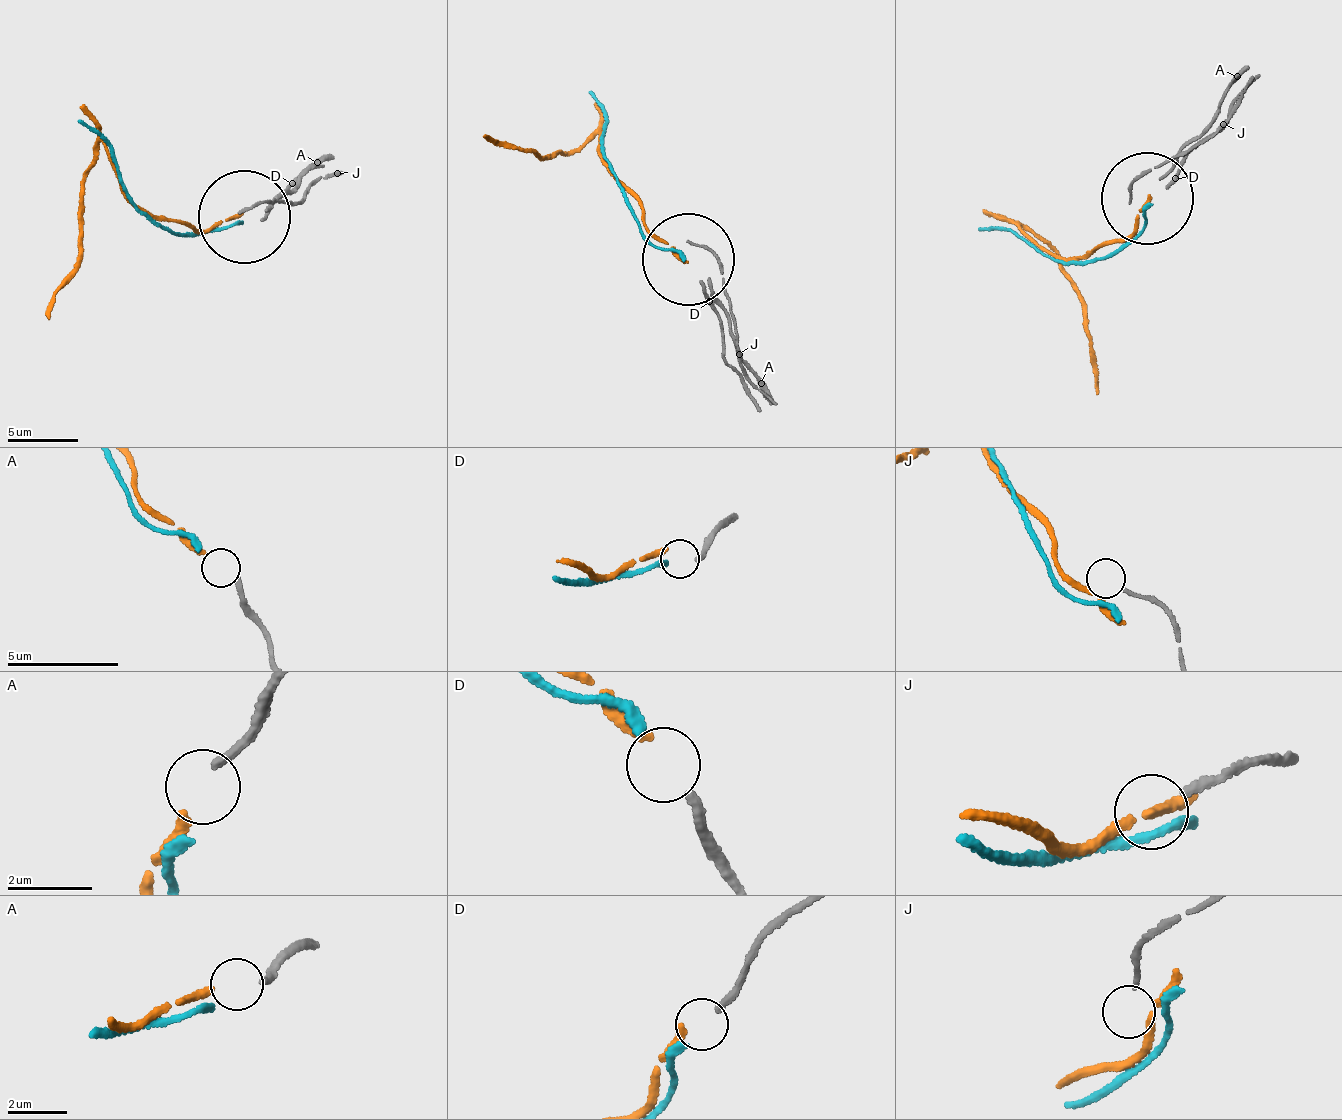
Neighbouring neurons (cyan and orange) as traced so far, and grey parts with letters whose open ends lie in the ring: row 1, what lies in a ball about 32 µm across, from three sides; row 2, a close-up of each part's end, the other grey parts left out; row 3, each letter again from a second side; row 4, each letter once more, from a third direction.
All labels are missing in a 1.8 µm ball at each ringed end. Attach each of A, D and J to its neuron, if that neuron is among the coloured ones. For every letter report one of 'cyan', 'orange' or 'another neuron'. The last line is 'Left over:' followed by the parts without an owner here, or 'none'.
A: orange
D: cyan
J: another neuron
Left over: J

